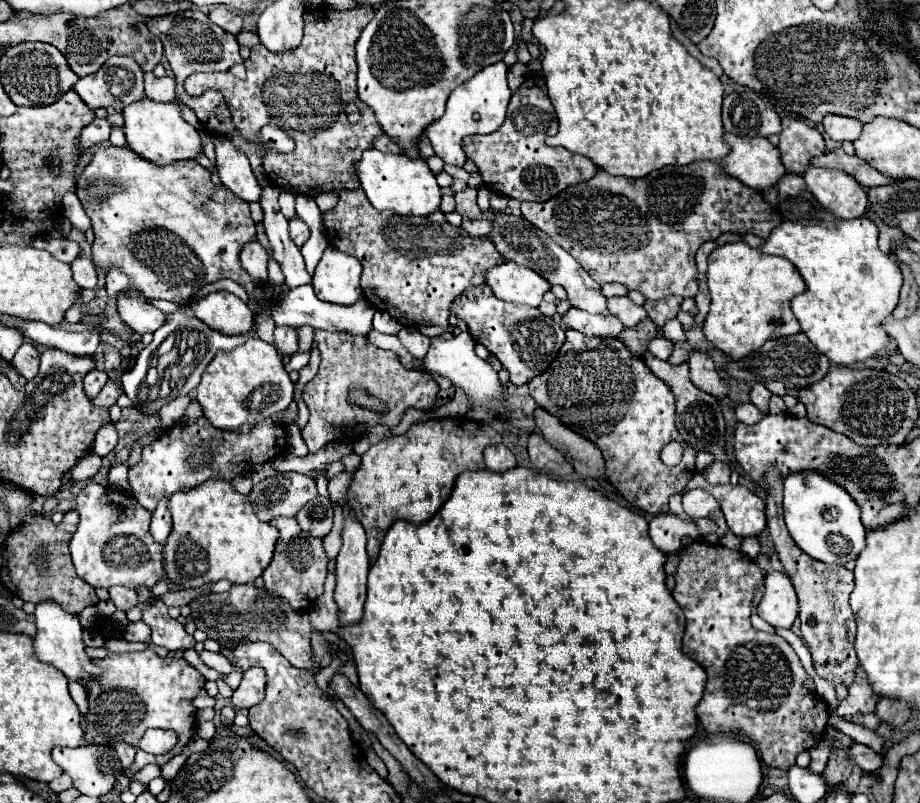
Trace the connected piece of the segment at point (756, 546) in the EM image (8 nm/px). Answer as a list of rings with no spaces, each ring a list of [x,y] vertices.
[[[756,536],[752,538],[744,538],[742,540],[742,548],[740,548],[742,554],[748,554],[748,556],[756,556],[760,552],[760,540]]]

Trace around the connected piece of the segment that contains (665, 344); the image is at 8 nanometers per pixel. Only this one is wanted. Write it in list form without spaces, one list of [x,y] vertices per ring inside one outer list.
[[[654,338],[654,340],[650,342],[650,346],[648,346],[648,350],[650,350],[658,360],[668,360],[670,354],[672,354],[672,348],[674,348],[674,344],[672,344],[670,340],[666,340],[666,338]]]

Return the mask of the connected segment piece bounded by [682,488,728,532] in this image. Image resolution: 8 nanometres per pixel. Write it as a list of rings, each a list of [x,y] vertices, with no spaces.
[[[698,488],[698,490],[690,490],[686,494],[682,494],[682,506],[684,506],[684,512],[692,518],[692,520],[698,520],[698,518],[710,518],[714,520],[724,532],[728,532],[728,524],[724,520],[724,514],[720,512],[720,506],[718,506],[718,500],[708,494],[706,490]]]

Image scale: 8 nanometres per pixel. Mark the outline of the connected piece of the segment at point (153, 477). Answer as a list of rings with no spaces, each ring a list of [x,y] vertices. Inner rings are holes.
[[[206,418],[194,424],[176,424],[142,450],[142,458],[130,468],[128,480],[138,504],[154,510],[162,498],[176,492],[188,492],[210,478],[232,480],[242,472],[250,472],[252,464],[264,464],[286,450],[286,430],[272,420],[256,424],[250,432],[220,432]]]

